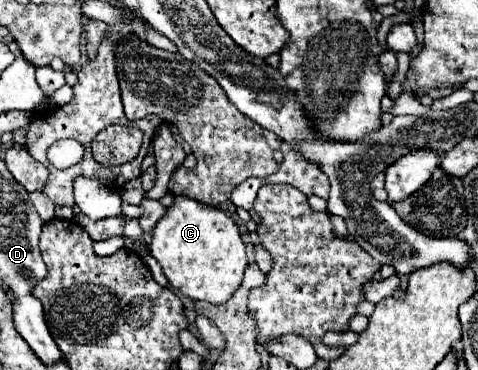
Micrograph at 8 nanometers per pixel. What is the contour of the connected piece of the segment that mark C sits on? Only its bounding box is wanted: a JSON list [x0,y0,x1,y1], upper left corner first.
[151,198,247,304]

